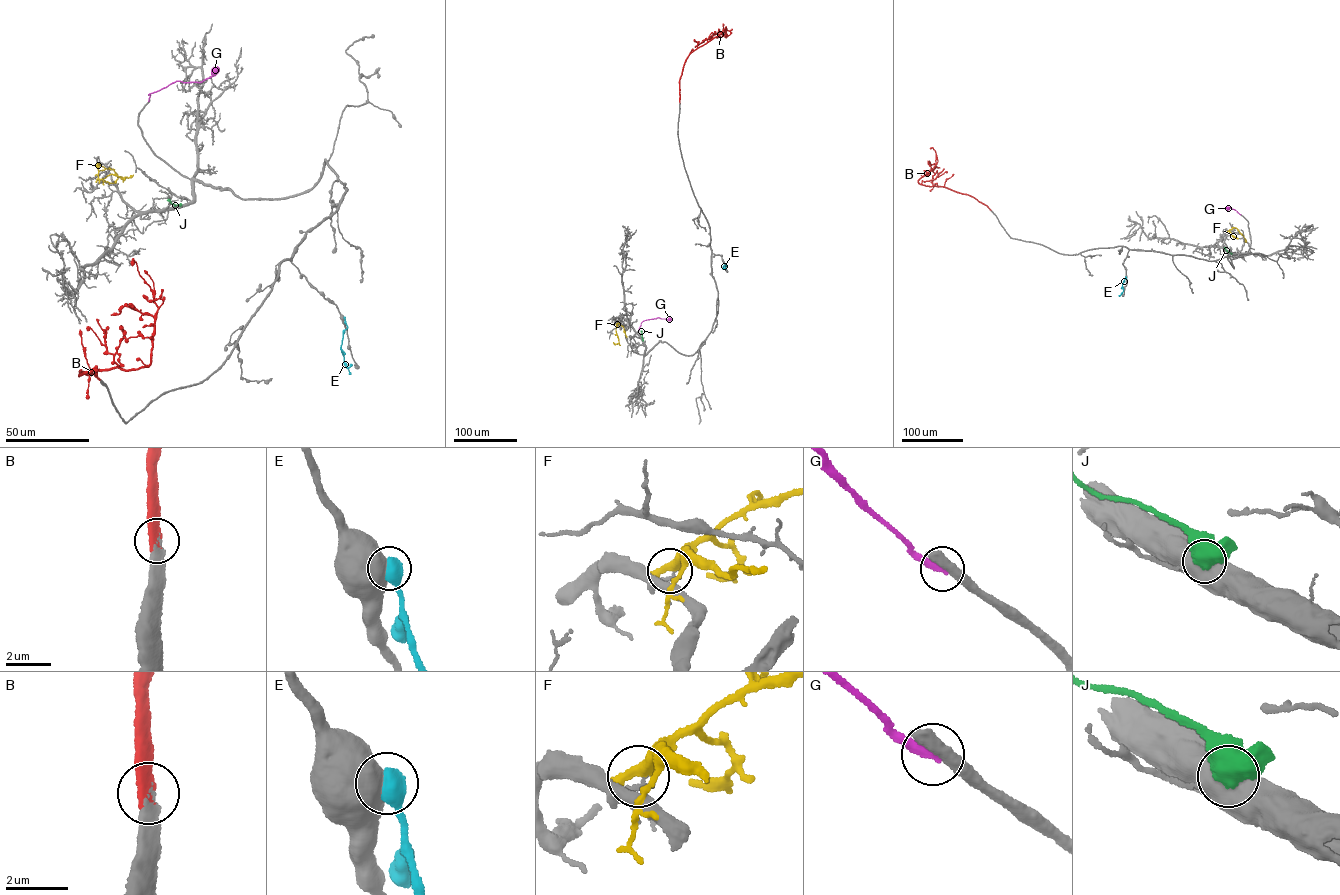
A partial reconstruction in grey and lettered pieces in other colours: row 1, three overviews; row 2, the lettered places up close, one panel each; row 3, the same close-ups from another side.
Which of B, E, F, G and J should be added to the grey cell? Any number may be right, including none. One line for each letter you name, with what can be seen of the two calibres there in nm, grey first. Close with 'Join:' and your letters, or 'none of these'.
B: calibres 300 and 500 nm
Join: B

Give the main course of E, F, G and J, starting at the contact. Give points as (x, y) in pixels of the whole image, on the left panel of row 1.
E: (344, 317), (347, 328), (341, 350), (349, 373)
F: (99, 181), (97, 162), (112, 169), (117, 176), (113, 183), (103, 180)
G: (149, 101), (148, 94), (177, 81), (201, 82), (218, 67)
J: (180, 206), (175, 206), (167, 199)

